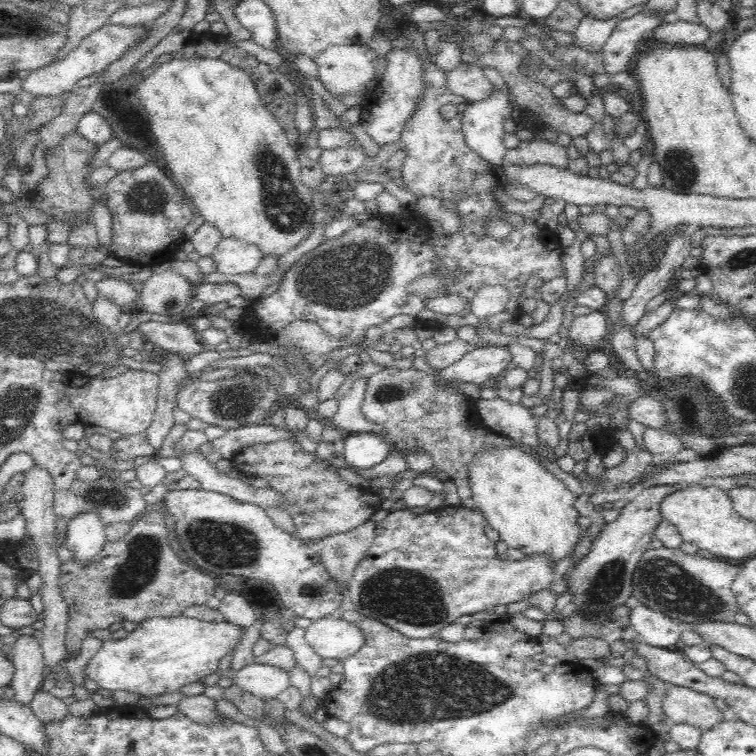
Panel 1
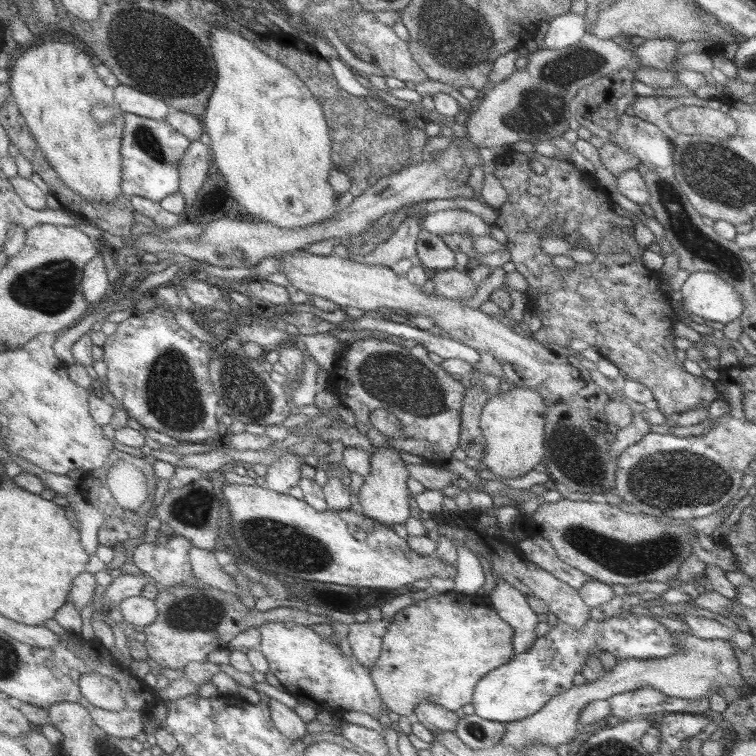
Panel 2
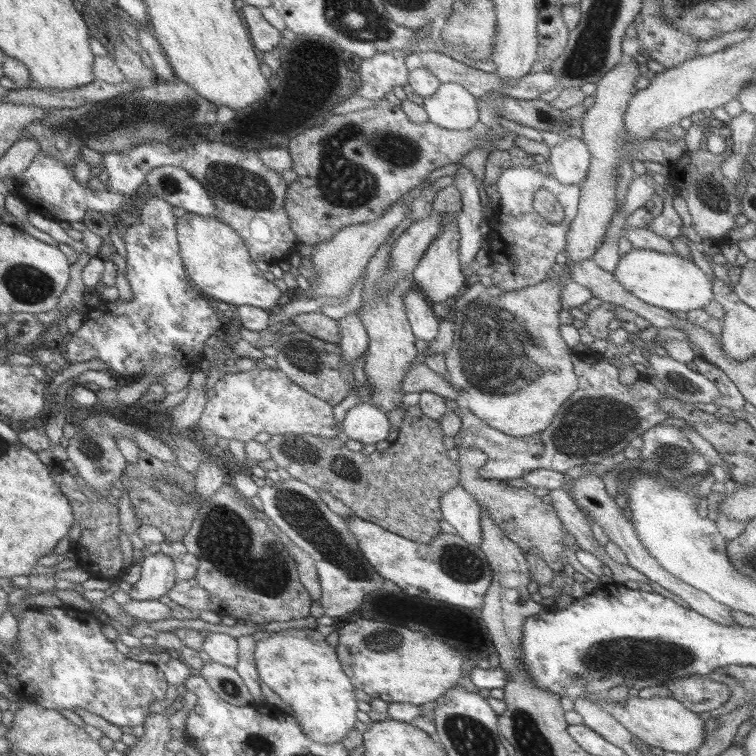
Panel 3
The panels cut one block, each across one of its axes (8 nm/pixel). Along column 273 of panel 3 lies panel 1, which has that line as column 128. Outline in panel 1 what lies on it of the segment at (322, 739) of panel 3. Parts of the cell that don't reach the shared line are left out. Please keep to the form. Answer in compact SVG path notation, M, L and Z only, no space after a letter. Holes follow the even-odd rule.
M182 615L152 618L138 624L126 638L104 642L88 661L84 678L92 678L98 689L127 691L138 698L178 693L185 685L219 672L220 659L235 650L243 634L242 628L225 621L210 623Z

